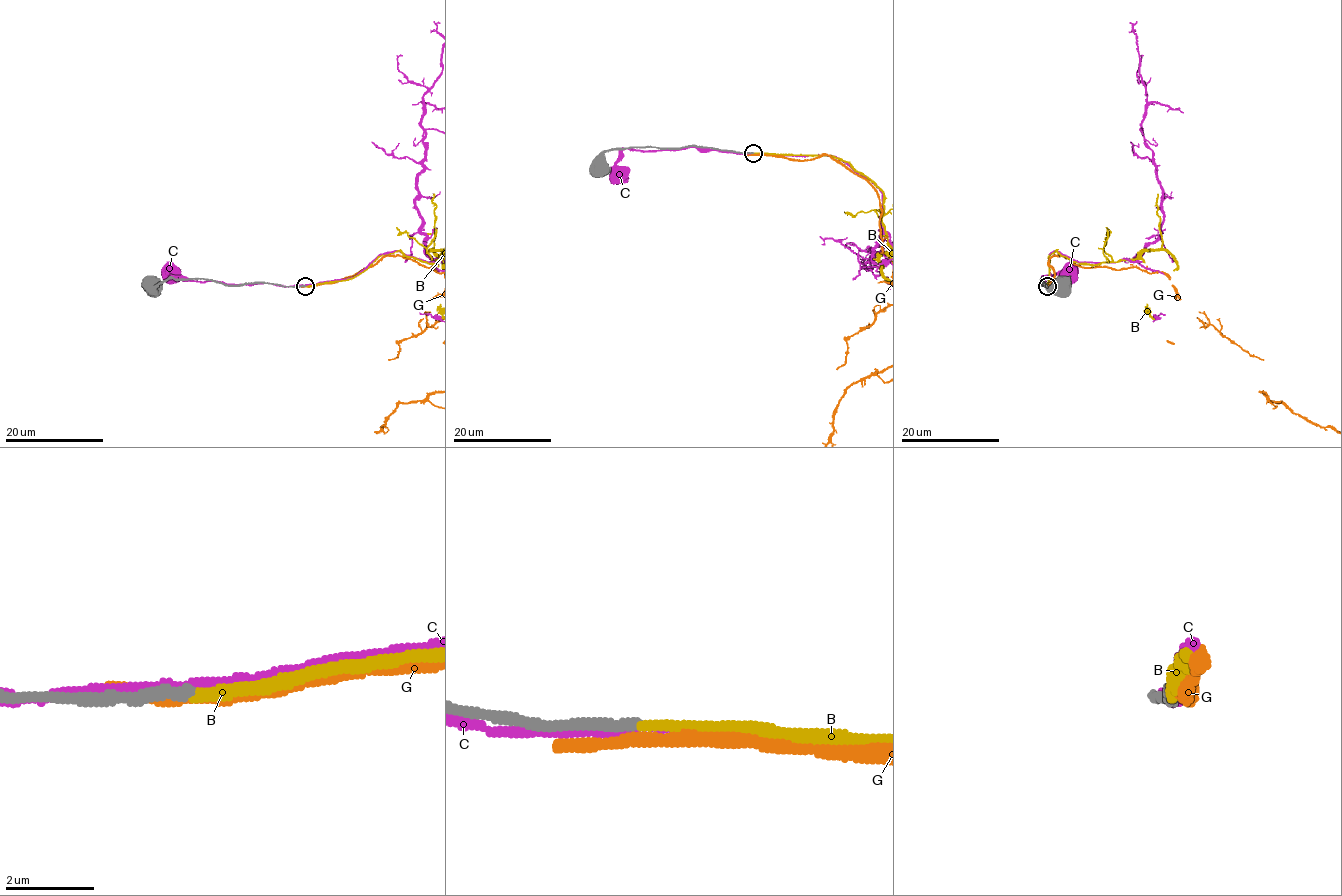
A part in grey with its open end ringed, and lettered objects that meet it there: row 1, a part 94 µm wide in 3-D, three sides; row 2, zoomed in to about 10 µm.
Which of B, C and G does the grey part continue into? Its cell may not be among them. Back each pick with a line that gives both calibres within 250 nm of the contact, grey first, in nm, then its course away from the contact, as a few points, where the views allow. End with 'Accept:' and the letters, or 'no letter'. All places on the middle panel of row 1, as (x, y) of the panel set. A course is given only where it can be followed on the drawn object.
B: 280 nm thick on the grey side, 240 nm on the other
Accept: B

